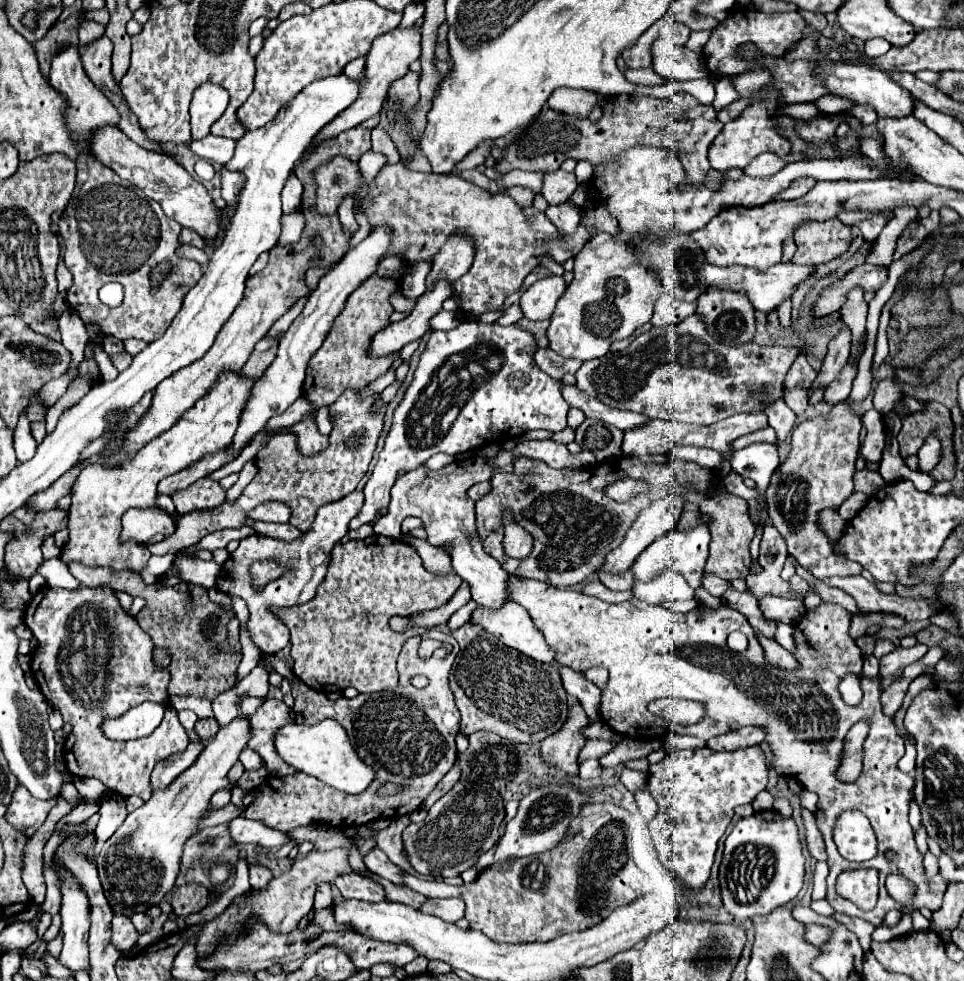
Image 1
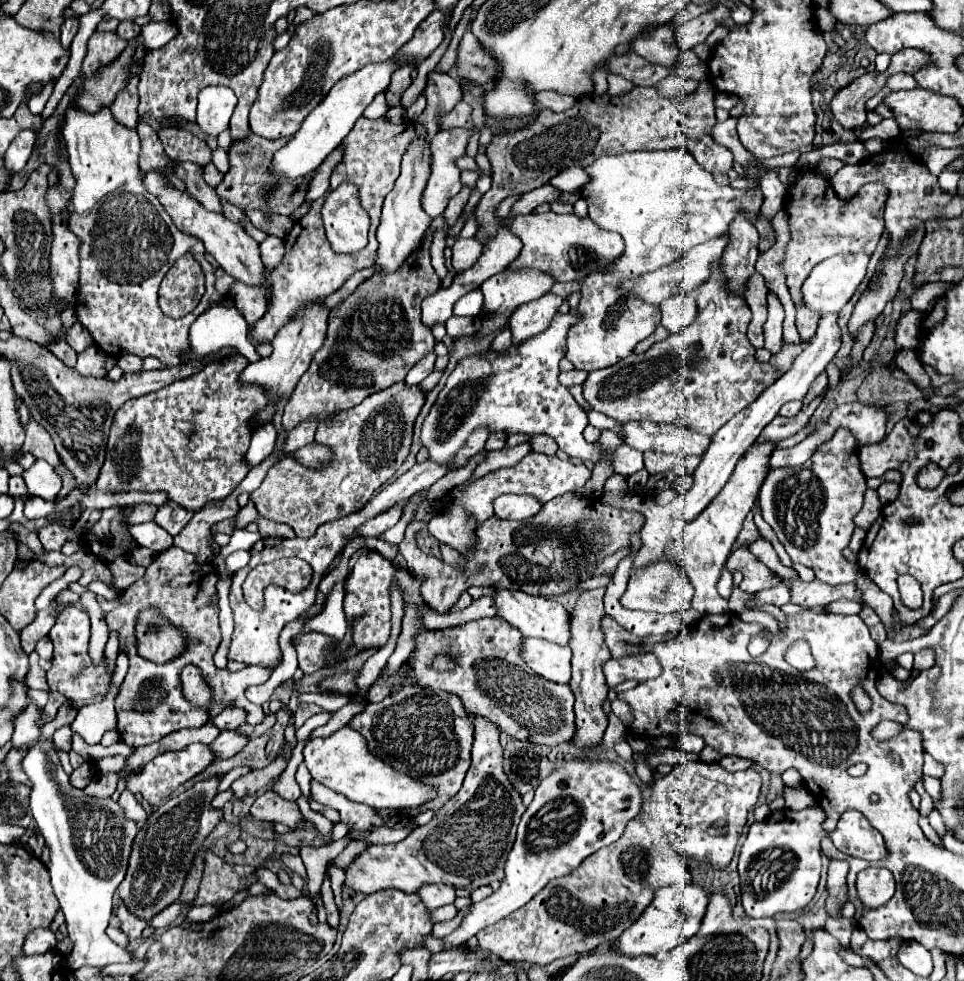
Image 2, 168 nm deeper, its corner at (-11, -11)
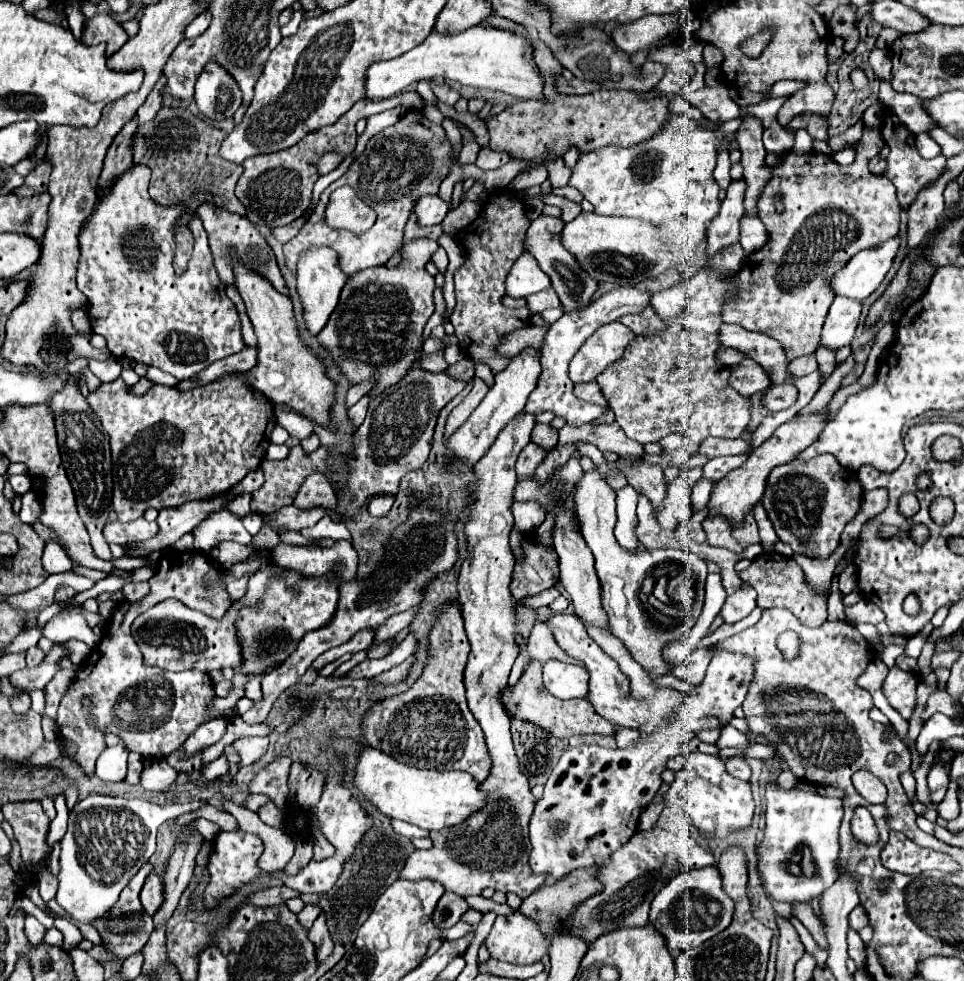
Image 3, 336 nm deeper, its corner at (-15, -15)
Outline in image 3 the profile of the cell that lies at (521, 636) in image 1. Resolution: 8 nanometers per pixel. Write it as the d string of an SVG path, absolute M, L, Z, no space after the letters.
M550 659L542 667L542 679L544 687L558 699L582 699L588 693L588 671L582 665Z

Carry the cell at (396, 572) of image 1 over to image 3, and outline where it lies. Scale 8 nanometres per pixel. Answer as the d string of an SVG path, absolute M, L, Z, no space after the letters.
M532 659L526 667L522 677L514 687L506 685L504 695L500 695L500 701L504 703L504 709L512 719L532 723L544 731L548 731L556 739L568 739L574 735L586 735L586 733L600 733L600 735L612 735L612 725L606 719L600 719L596 715L592 703L588 699L556 699L550 695L542 683L542 665Z

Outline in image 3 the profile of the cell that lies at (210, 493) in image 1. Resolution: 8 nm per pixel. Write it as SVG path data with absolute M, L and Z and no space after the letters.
M244 371L222 375L216 381L192 391L154 385L142 397L128 395L126 383L116 379L100 383L98 389L88 395L90 407L96 411L104 431L110 435L114 465L112 507L118 521L136 521L148 507L180 507L186 501L224 493L242 481L250 471L260 467L264 451L270 445L270 431L276 425L274 403L270 403L266 395L260 395L260 391L256 391L250 383L244 383L244 375Z

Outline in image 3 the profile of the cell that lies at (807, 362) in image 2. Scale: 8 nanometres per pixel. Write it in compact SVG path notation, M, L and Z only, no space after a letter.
M836 297L834 303L830 305L830 311L822 329L820 347L826 347L832 353L836 353L842 347L848 347L852 343L860 311L862 311L862 301Z

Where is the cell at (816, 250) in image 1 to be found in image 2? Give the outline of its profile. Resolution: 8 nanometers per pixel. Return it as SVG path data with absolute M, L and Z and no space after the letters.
M800 169L792 187L788 189L784 209L788 213L790 241L784 251L784 275L786 285L796 305L796 329L802 341L812 339L820 313L810 311L802 305L802 283L810 275L816 263L844 253L868 253L872 255L882 233L884 233L884 203L888 199L888 189L882 183L866 183L856 197L844 201L836 195L830 181L820 177L816 169Z

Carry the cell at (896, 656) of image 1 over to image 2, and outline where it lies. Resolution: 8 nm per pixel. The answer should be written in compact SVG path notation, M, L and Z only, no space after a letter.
M922 649L914 655L914 669L928 669L932 663L936 663L932 649Z

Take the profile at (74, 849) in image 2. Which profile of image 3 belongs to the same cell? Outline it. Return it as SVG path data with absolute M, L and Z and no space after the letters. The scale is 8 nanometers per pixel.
M92 795L78 801L68 813L68 831L60 839L58 905L78 923L90 925L108 915L108 909L116 905L120 891L156 851L156 831L160 823L204 805L206 801L192 801L166 803L166 807L162 807L144 799L122 799L110 795Z

